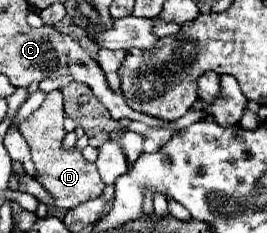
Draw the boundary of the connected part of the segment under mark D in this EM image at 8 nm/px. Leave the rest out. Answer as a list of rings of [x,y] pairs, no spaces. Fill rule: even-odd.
[[[50,91],[46,95],[44,103],[26,121],[20,123],[20,133],[28,141],[32,161],[36,165],[38,181],[52,193],[54,205],[60,207],[60,209],[74,209],[84,201],[100,197],[106,185],[102,183],[96,165],[88,163],[84,157],[72,157],[72,153],[60,149],[60,143],[66,135],[66,131],[62,127],[62,121],[64,121],[62,93],[60,91]]]

